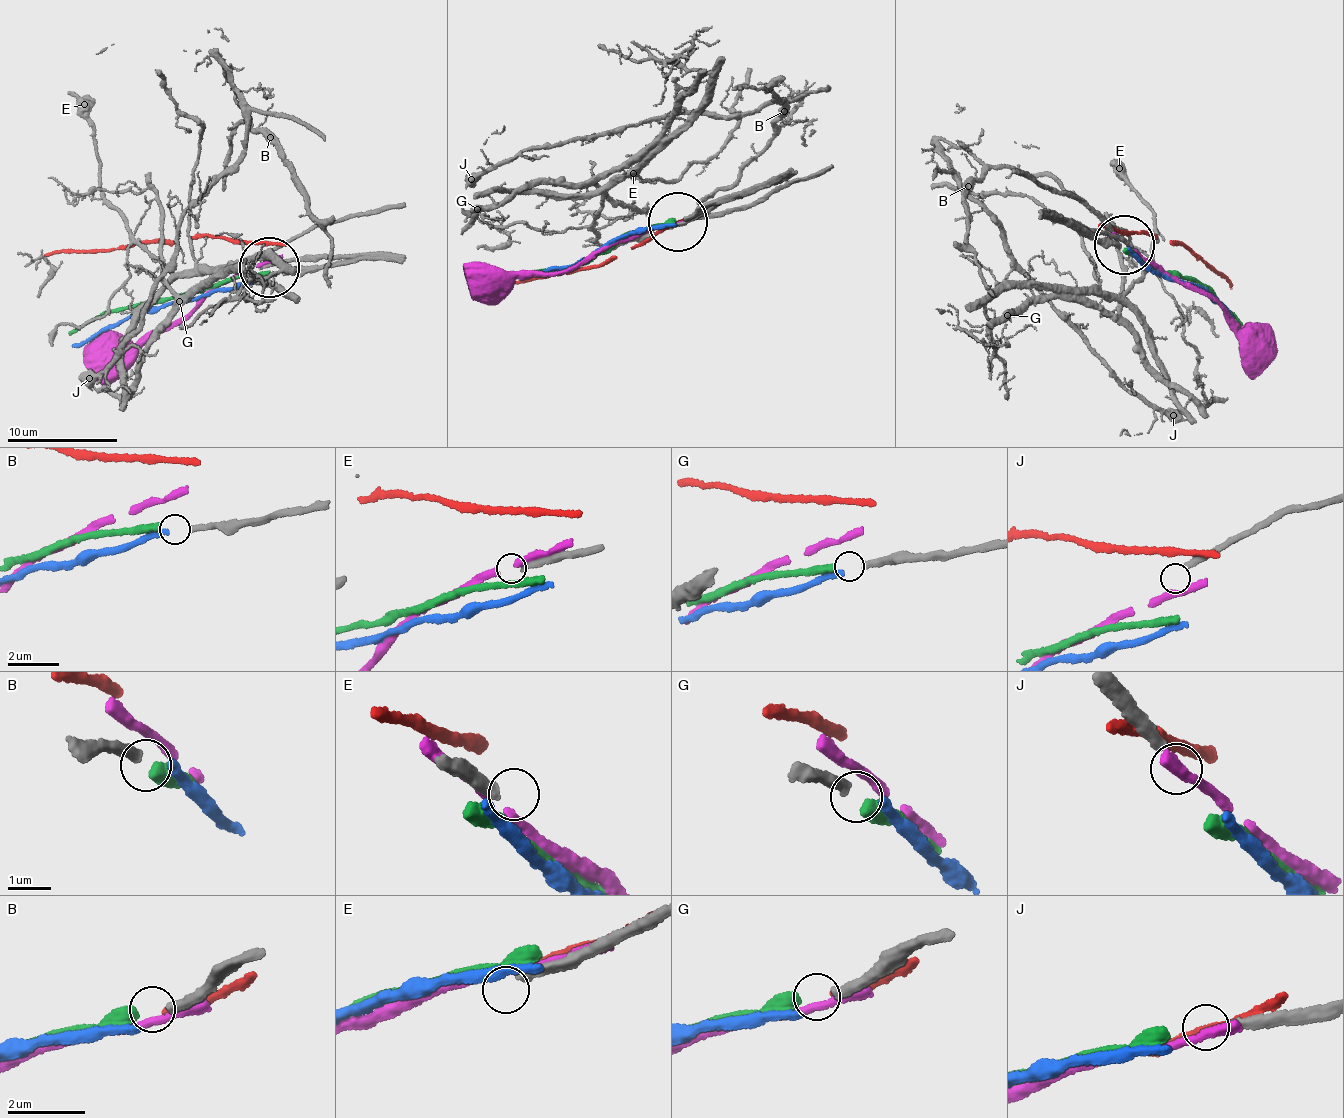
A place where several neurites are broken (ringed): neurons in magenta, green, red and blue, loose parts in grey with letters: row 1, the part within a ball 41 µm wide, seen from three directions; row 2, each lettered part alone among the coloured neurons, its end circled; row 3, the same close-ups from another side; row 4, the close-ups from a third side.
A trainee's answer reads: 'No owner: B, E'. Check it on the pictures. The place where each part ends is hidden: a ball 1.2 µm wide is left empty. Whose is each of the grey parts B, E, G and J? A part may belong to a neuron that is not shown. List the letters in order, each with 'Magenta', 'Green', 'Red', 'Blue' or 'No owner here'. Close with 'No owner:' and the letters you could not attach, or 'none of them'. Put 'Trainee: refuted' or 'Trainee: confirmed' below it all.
B: Blue
E: No owner here
G: Green
J: No owner here
No owner: E, J
Trainee: refuted

